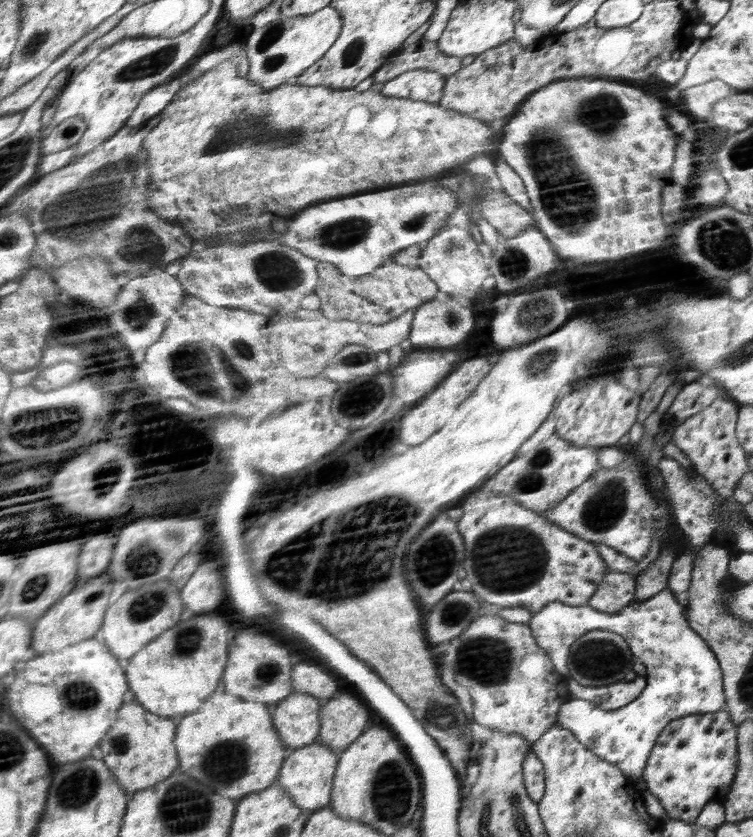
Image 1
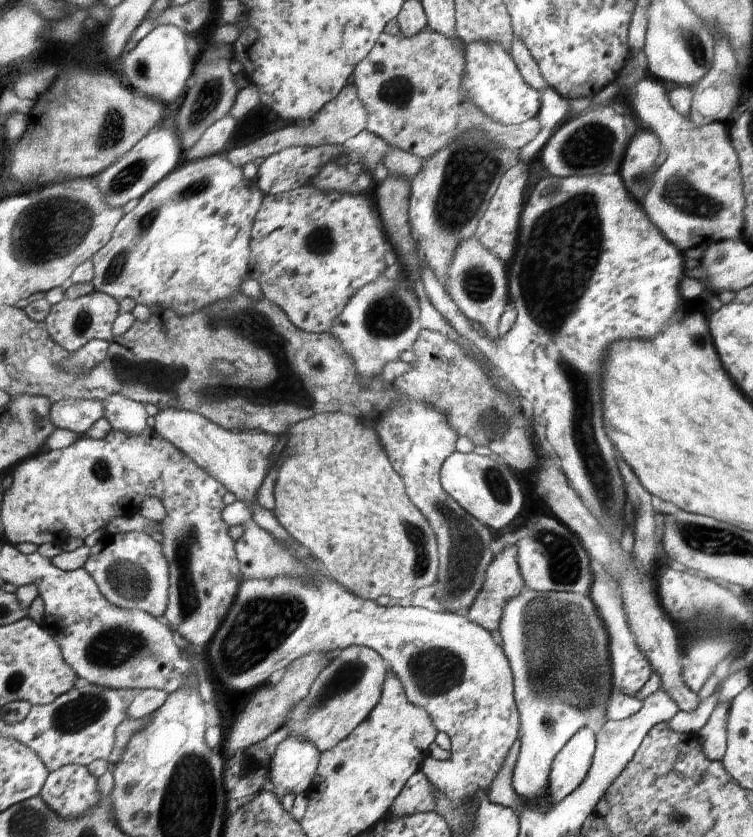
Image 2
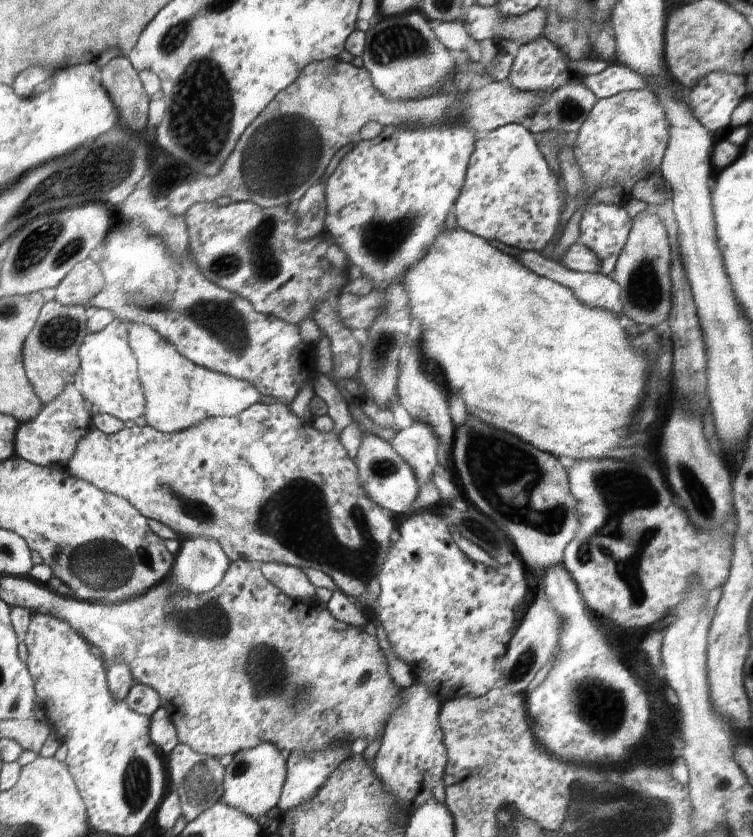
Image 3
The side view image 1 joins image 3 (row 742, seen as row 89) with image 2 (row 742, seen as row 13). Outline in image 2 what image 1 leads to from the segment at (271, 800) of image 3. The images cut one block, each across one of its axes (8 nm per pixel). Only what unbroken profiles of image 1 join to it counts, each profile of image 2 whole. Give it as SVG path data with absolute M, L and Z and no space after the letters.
M361 645L330 652L330 658L331 664L319 675L309 696L293 707L281 727L288 728L290 736L312 741L321 752L334 748L368 718L380 701L387 675L392 672L380 653Z

